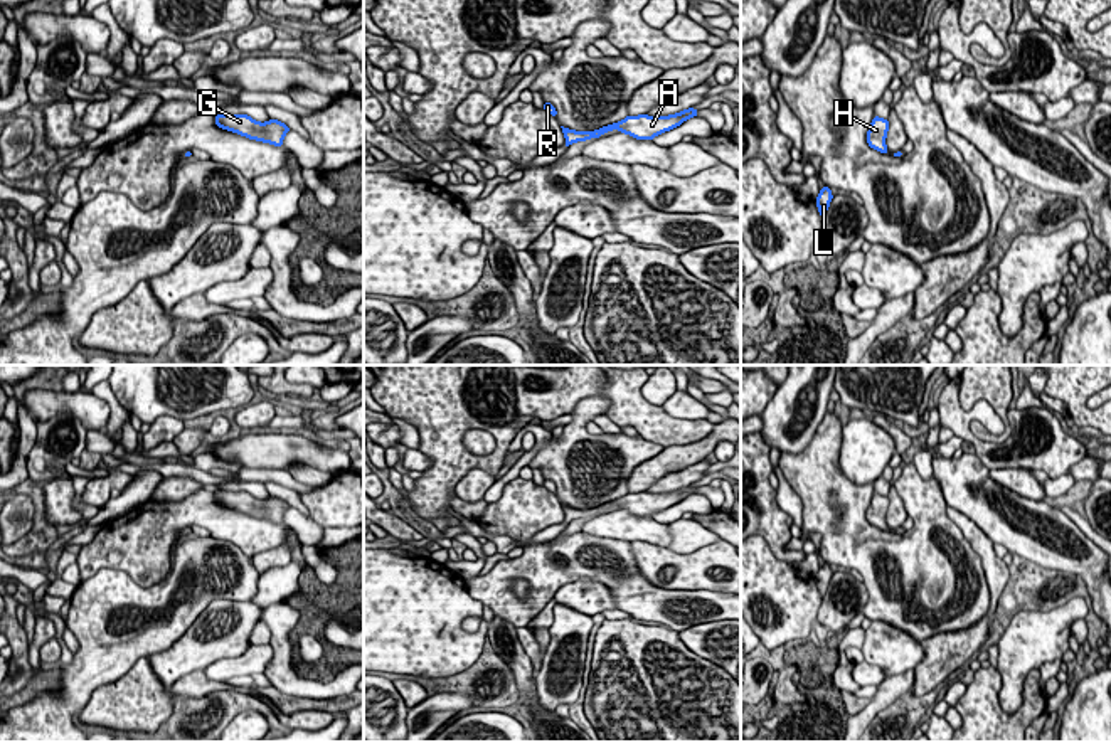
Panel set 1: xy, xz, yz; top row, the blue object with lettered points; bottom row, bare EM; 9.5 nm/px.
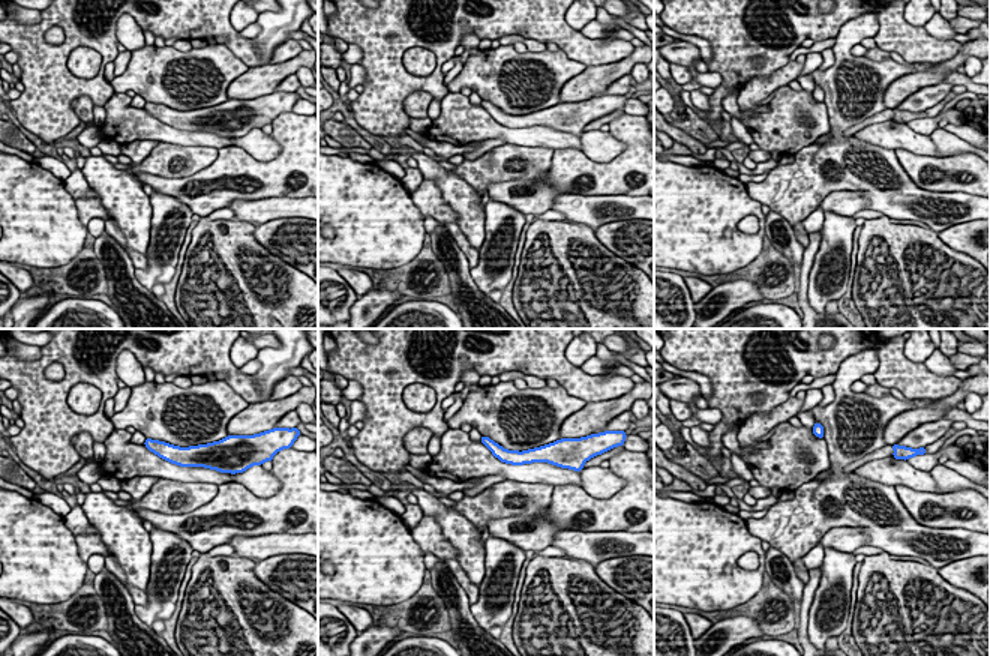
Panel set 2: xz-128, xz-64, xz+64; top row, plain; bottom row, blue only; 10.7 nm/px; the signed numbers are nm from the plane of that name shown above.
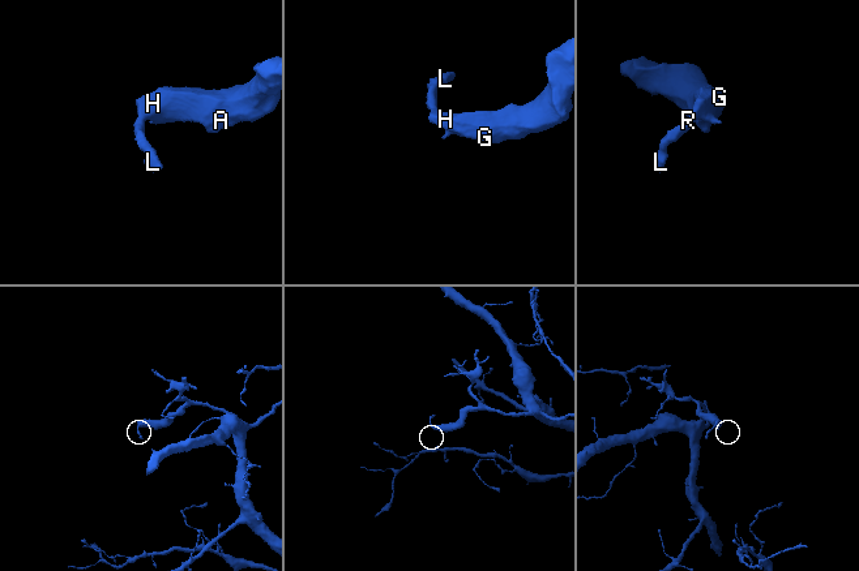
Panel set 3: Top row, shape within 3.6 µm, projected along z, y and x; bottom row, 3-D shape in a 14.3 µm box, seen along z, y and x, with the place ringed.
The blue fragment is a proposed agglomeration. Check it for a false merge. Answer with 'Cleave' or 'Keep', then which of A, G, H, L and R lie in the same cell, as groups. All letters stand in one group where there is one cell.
Keep. Groups: A G H L R

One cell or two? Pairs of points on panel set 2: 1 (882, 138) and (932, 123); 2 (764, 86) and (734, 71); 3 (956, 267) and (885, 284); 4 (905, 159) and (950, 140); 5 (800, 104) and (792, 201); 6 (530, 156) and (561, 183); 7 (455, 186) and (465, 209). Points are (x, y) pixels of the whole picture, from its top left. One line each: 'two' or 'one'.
1: two
2: two
3: one
4: two
5: two
6: two
7: one

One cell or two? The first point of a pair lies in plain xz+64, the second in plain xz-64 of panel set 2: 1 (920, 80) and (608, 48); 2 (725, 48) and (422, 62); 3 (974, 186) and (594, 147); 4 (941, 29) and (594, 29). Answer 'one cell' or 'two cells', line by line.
1: two cells
2: two cells
3: two cells
4: one cell

